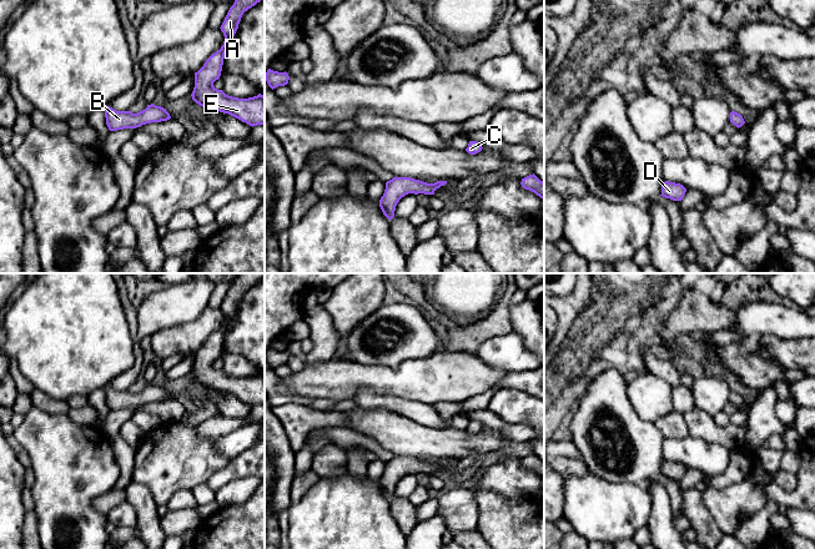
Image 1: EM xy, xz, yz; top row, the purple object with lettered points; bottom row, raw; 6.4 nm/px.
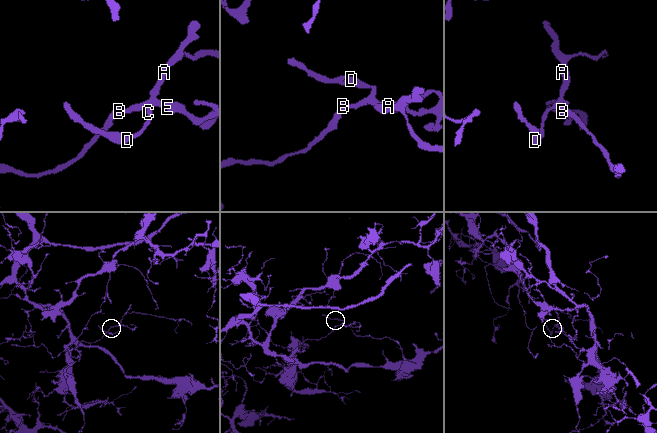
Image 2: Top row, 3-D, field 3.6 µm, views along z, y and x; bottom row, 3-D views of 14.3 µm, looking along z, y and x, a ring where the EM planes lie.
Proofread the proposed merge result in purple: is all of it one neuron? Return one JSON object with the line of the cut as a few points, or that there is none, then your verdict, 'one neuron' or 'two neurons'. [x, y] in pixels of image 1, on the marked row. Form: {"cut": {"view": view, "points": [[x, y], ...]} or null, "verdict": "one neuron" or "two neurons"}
{"cut": null, "verdict": "one neuron"}

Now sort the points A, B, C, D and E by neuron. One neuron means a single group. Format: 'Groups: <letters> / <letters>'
Groups: A B C D E

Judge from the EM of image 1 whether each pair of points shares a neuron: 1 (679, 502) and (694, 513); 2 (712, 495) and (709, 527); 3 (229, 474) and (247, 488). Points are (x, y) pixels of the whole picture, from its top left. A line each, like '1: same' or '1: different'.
1: same
2: different
3: different

